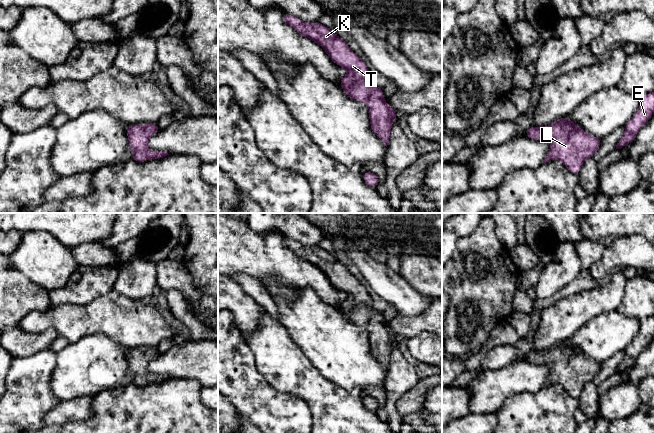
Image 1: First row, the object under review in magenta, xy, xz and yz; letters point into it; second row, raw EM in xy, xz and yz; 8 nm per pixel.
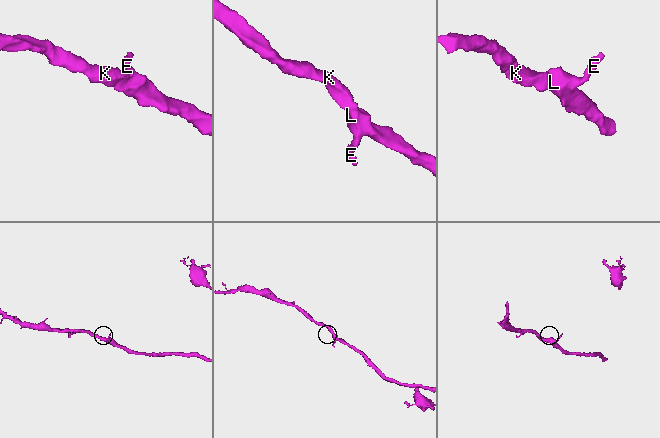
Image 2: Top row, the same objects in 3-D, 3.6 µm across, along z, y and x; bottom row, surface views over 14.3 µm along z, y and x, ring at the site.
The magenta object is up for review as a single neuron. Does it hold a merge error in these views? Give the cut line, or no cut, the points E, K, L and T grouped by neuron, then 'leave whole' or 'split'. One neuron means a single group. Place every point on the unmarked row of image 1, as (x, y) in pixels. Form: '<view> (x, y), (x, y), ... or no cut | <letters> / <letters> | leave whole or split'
no cut | E K L T | leave whole

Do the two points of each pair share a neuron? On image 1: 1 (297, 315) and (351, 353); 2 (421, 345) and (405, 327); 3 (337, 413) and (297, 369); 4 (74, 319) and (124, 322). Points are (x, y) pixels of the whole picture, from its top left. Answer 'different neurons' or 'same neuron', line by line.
1: same neuron
2: different neurons
3: same neuron
4: same neuron

